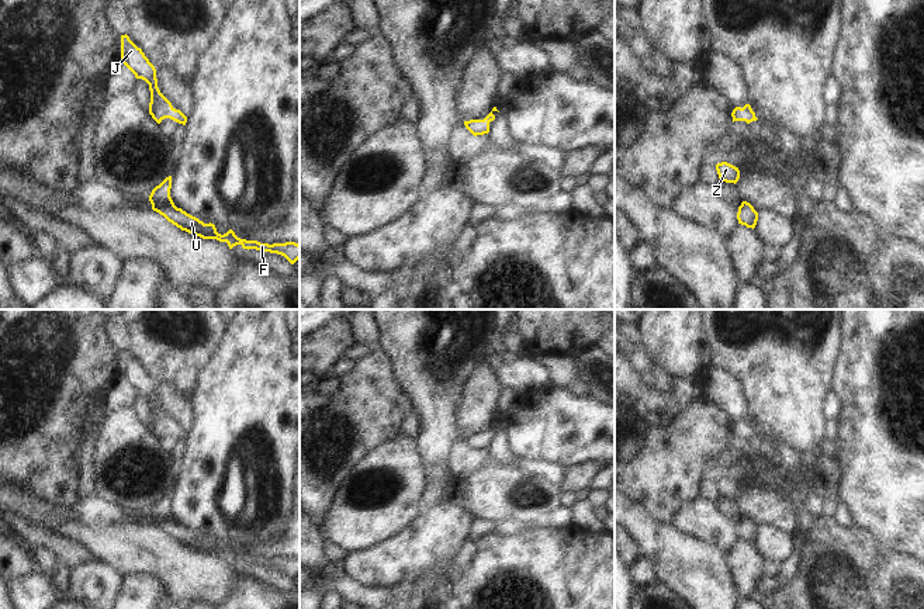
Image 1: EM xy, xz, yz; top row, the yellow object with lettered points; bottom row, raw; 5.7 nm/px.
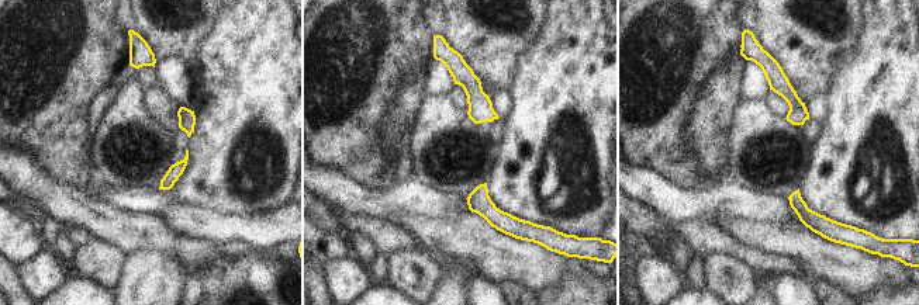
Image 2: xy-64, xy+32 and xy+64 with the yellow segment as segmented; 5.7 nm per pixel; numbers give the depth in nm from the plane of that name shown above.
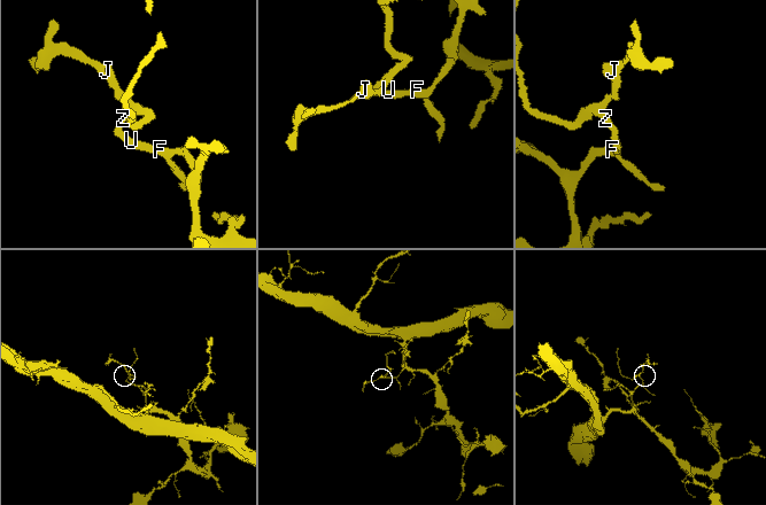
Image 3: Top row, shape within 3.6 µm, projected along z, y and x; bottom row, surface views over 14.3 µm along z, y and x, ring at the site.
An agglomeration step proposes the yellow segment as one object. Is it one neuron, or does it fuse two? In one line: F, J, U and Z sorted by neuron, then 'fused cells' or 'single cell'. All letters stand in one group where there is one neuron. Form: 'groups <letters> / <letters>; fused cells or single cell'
groups F J U Z; single cell

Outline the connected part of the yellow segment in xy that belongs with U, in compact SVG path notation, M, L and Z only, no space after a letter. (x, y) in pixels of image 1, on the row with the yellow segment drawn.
M172 176L166 177L159 186L156 186L150 195L149 201L152 204L152 210L163 215L169 222L186 231L188 233L194 233L203 239L217 239L219 242L226 242L229 249L236 245L240 245L243 249L256 249L260 252L270 252L284 256L291 264L294 264L300 259L300 245L295 242L285 243L260 243L257 241L246 241L240 239L235 235L232 229L226 233L221 235L217 232L214 224L204 224L198 218L187 214L181 208L177 208L170 197L172 188Z

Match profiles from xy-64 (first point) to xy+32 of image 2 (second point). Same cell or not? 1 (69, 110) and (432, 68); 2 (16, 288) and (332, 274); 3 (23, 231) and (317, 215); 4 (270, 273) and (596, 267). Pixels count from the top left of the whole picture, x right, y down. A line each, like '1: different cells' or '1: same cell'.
1: different cells
2: different cells
3: different cells
4: different cells

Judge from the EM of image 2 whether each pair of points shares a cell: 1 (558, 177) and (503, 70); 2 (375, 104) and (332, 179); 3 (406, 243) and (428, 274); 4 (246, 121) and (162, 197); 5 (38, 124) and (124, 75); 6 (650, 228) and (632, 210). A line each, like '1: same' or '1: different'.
1: different
2: different
3: different
4: same
5: different
6: same

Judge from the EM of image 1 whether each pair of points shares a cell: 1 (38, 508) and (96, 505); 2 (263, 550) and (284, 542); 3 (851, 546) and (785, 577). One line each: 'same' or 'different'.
1: same
2: same
3: different

